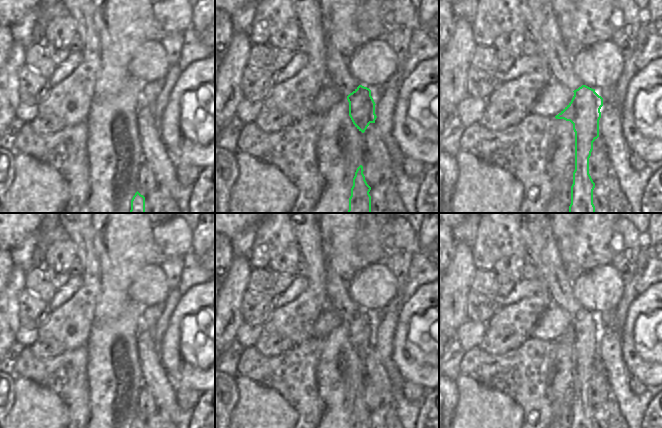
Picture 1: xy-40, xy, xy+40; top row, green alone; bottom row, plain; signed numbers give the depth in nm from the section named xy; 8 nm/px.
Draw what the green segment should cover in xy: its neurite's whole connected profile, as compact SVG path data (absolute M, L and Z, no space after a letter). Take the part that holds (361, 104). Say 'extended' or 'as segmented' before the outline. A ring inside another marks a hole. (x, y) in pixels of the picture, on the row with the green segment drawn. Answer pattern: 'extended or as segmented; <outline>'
extended; M325 38L325 68L327 79L336 85L349 102L349 116L355 127L365 132L370 123L375 123L375 102L371 90L359 84L349 72L348 60Z

